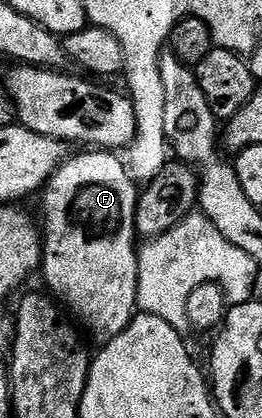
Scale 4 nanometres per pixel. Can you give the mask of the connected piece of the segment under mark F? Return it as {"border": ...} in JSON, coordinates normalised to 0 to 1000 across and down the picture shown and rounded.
{"border":[[[317,359],[305,373],[275,371],[244,383],[214,411],[179,433],[160,452],[156,471],[164,469],[164,526],[156,524],[156,577],[164,584],[164,620],[156,624],[156,653],[164,651],[164,670],[198,689],[191,696],[244,730],[260,727],[370,801],[393,804],[397,816],[427,813],[447,799],[462,799],[500,778],[500,768],[523,754],[523,684],[531,682],[531,608],[500,612],[504,598],[523,593],[523,557],[515,550],[519,493],[527,488],[531,450],[500,414],[481,397],[481,390],[447,378],[435,366],[408,359]]]}

